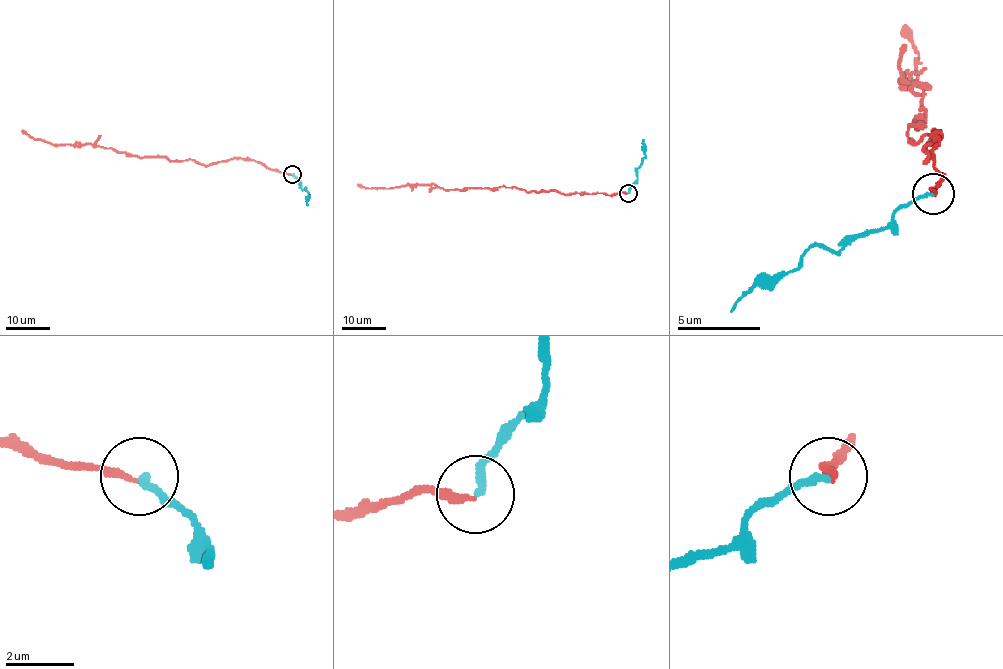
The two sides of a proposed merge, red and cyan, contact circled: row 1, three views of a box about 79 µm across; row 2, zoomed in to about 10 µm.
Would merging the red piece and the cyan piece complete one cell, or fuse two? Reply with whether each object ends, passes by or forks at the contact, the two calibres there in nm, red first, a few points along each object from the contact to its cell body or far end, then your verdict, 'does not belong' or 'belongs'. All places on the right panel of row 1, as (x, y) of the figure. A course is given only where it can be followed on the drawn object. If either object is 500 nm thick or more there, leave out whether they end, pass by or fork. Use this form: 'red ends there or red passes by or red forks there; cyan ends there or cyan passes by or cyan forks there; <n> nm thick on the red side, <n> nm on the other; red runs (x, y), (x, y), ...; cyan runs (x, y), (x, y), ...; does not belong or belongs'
red ends there; cyan ends there; 200 nm thick on the red side, 220 nm on the other; red runs (934, 194), (938, 136), (930, 157), (930, 136), (909, 141), (921, 95), (901, 83), (917, 54), (901, 29); cyan runs (934, 194), (917, 194), (884, 228), (801, 257), (789, 273), (768, 273), (731, 310); does not belong

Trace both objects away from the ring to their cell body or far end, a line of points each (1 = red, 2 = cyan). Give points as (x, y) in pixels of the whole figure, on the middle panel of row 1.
1: (628, 193), (563, 194), (555, 191), (527, 192), (514, 186), (448, 190), (406, 184), (366, 188), (357, 184)
2: (628, 193), (637, 180), (637, 169), (645, 155), (644, 139)

